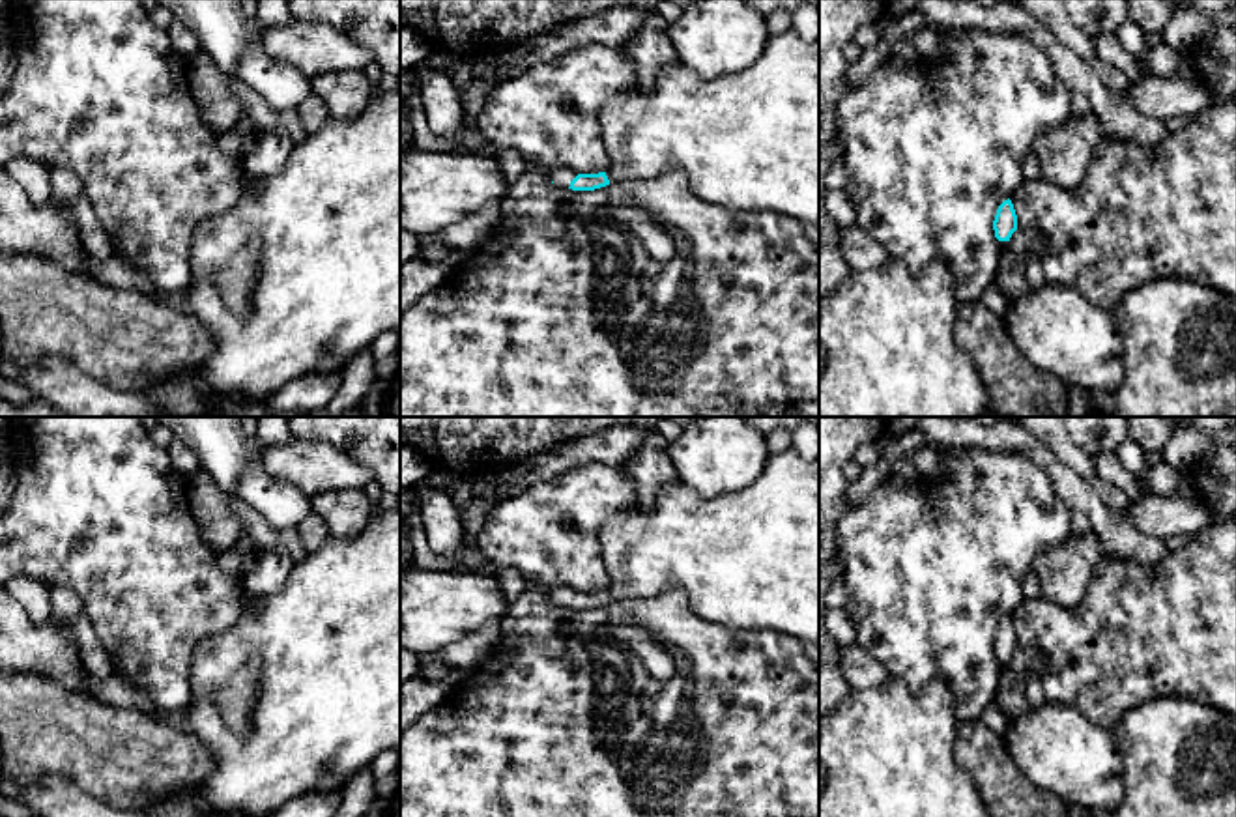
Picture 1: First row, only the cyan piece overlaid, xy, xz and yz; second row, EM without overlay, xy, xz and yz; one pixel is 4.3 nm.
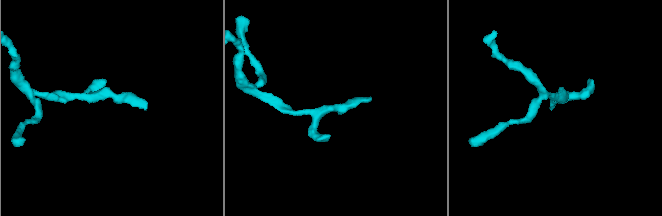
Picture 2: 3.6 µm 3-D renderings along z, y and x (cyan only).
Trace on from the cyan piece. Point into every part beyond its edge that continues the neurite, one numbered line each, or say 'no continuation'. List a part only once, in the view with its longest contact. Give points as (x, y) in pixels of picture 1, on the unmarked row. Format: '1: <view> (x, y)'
1: xz (750, 561)

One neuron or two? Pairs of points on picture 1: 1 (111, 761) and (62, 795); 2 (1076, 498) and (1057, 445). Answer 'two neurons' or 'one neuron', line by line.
1: two neurons
2: two neurons

